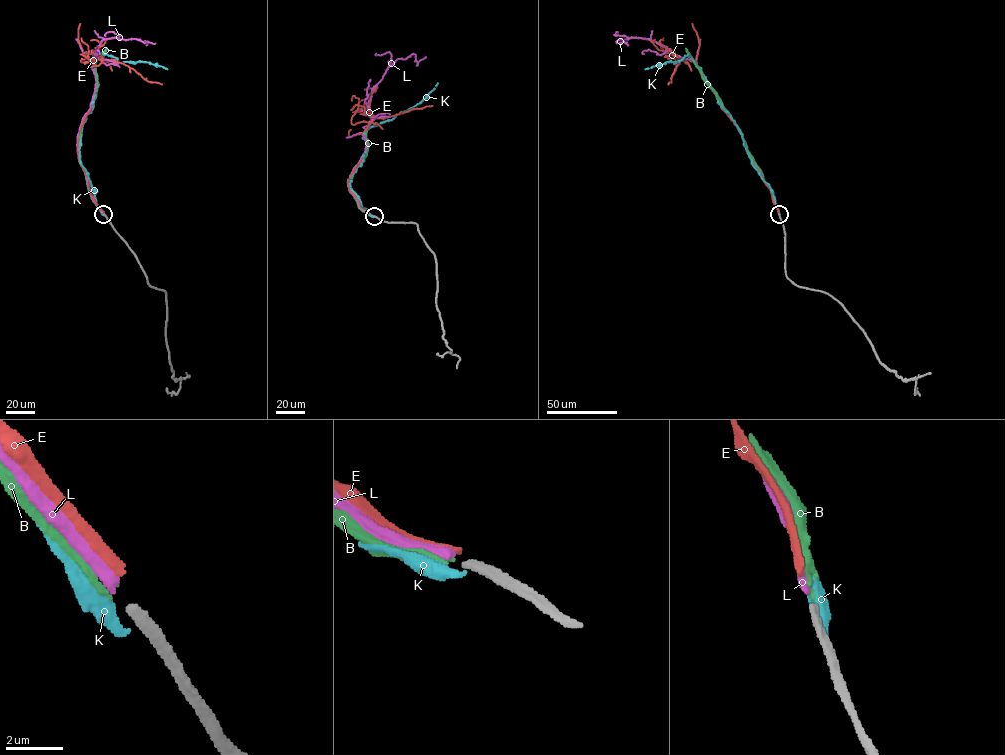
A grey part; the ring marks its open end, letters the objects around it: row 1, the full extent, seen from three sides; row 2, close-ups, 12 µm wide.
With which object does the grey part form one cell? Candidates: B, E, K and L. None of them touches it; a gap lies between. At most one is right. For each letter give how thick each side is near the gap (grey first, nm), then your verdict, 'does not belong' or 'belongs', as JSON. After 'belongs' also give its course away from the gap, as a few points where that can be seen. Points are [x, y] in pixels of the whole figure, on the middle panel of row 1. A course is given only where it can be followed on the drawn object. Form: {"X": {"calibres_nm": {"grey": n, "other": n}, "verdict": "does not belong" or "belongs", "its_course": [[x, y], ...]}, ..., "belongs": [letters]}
{"B": {"calibres_nm": {"grey": 320, "other": 190}, "verdict": "does not belong"}, "E": {"calibres_nm": {"grey": 320, "other": 280}, "verdict": "does not belong"}, "K": {"calibres_nm": {"grey": 320, "other": 650}, "verdict": "does not belong"}, "L": {"calibres_nm": {"grey": 320, "other": 360}, "verdict": "belongs", "its_course": [[374, 216], [359, 207], [347, 184], [367, 144], [363, 133], [371, 118], [363, 111], [396, 59], [426, 56]]}, "belongs": ["L"]}

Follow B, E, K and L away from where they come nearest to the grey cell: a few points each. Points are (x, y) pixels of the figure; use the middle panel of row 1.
B: (373, 216), (359, 207), (348, 181), (366, 154), (366, 131), (377, 123)
E: (374, 215), (360, 207), (348, 184), (366, 151), (363, 132), (374, 118), (353, 112), (376, 87), (374, 92)
K: (374, 217), (362, 208), (350, 184), (367, 150), (363, 134), (369, 127), (391, 120), (418, 104), (437, 82)
L: (374, 216), (359, 207), (347, 184), (367, 144), (363, 133), (371, 118), (363, 111), (396, 59), (426, 56)

